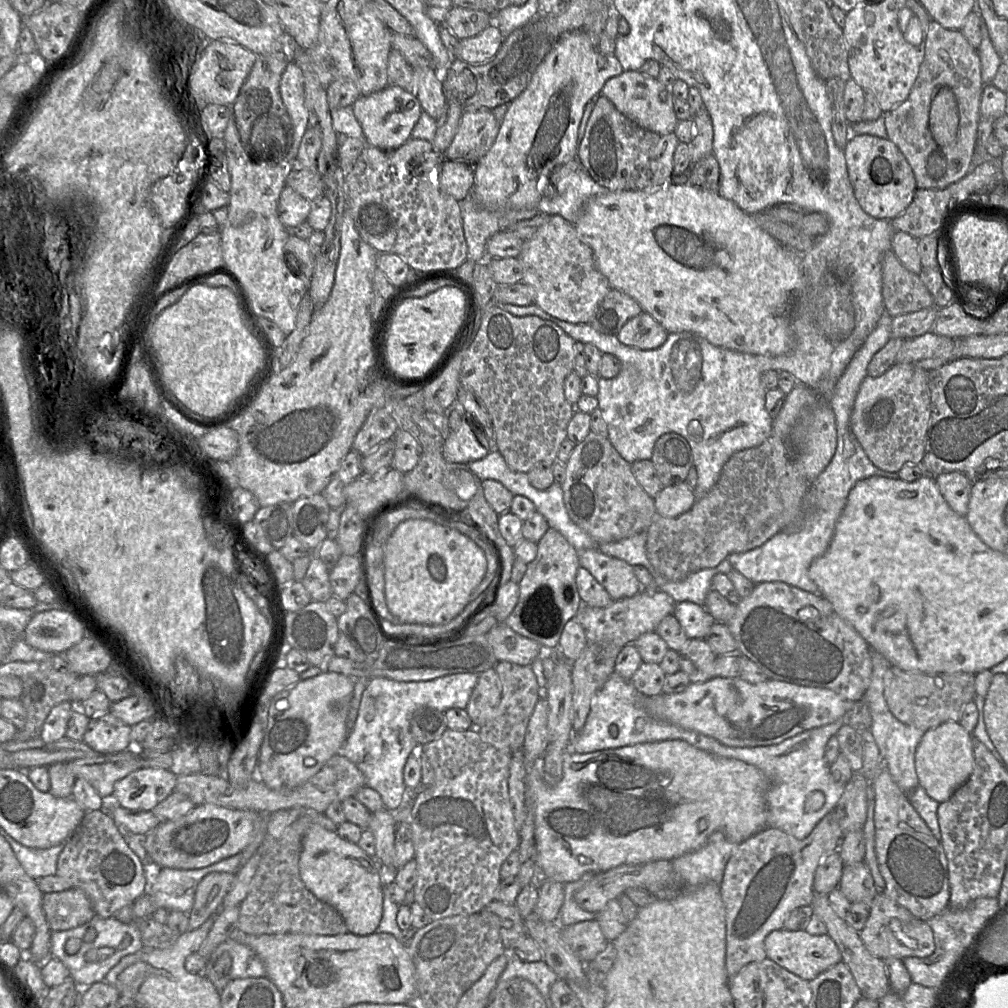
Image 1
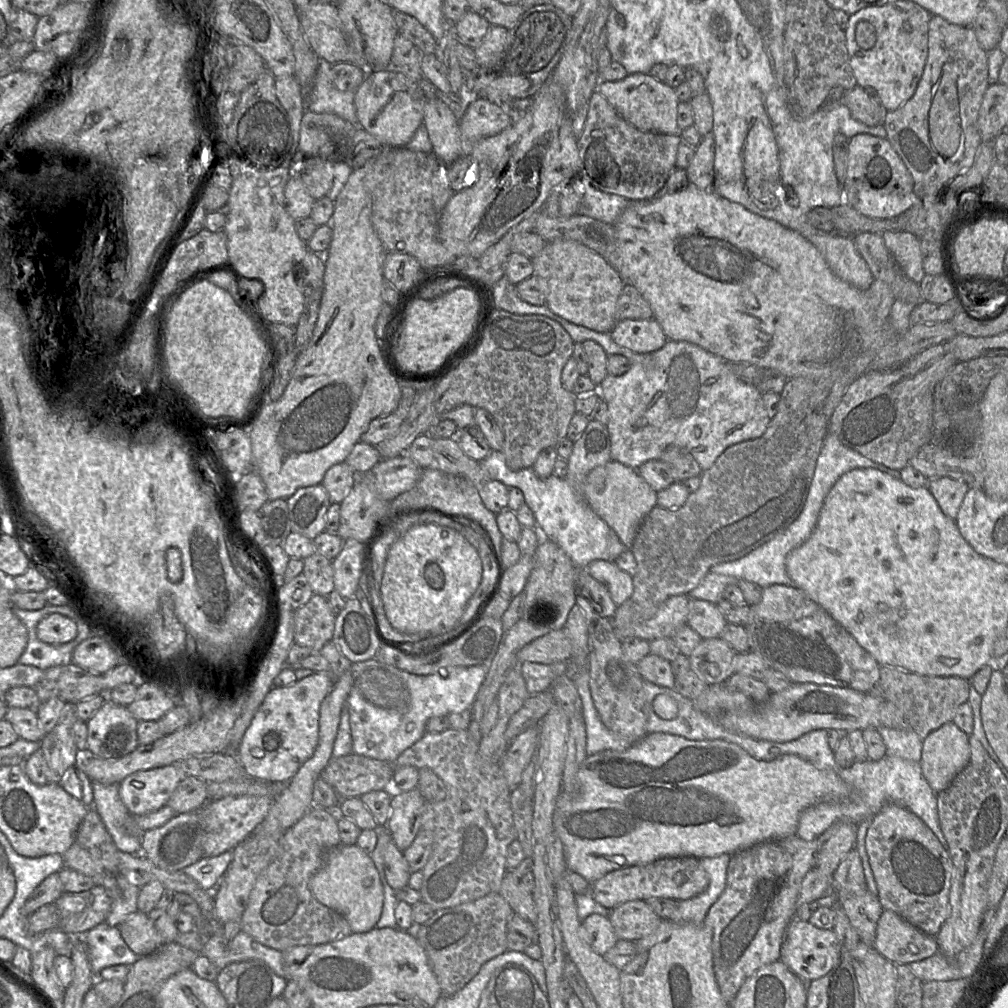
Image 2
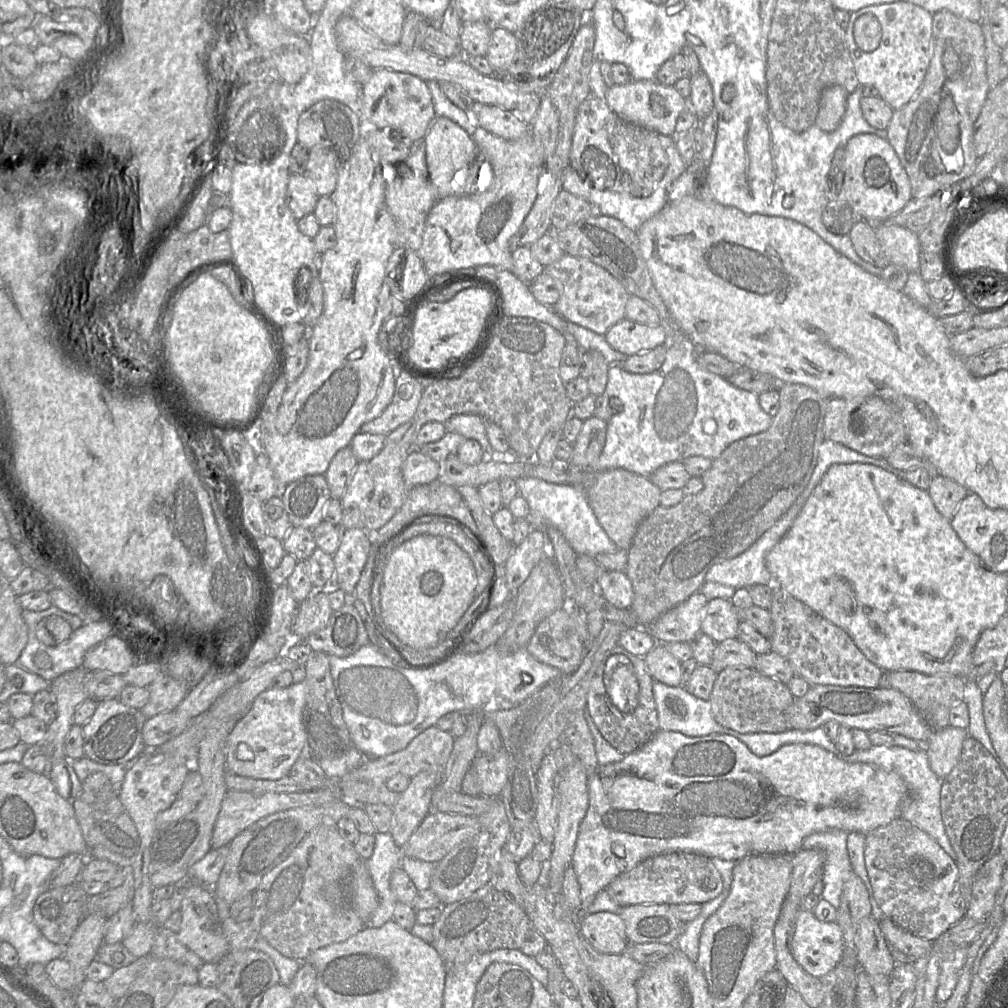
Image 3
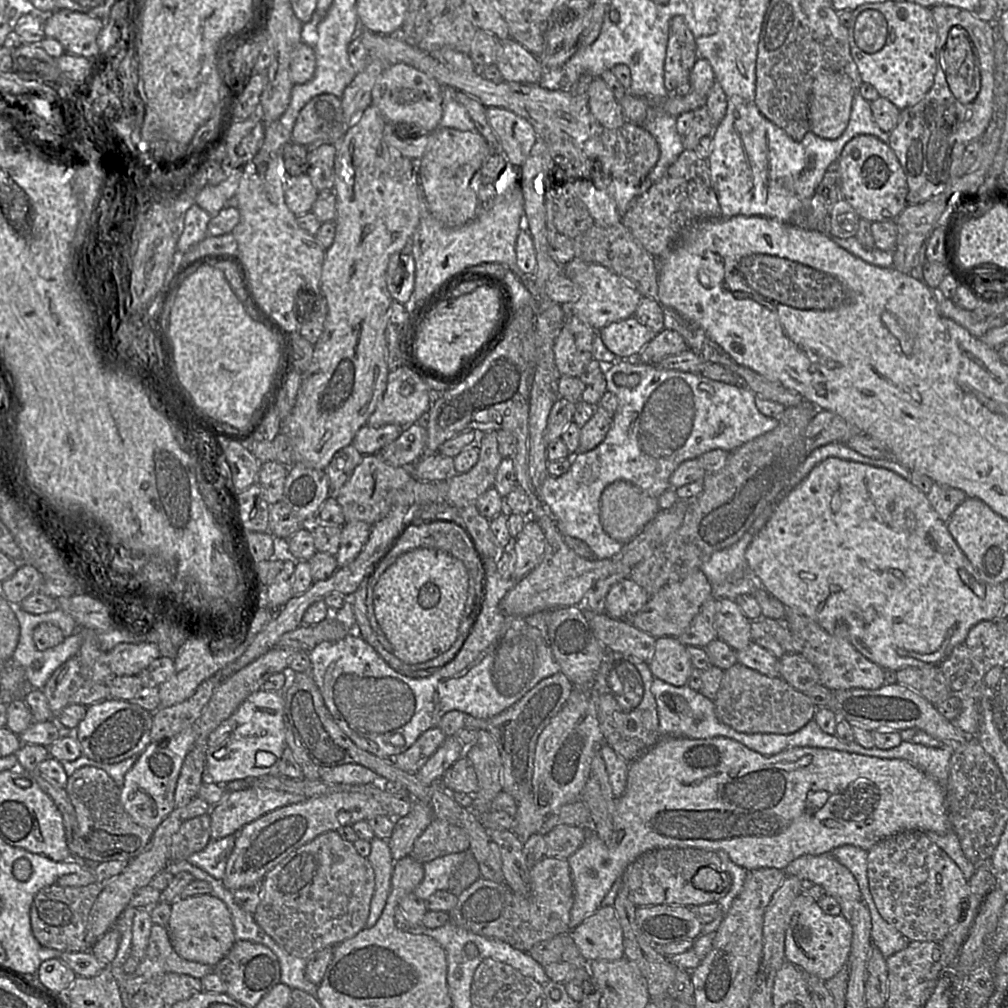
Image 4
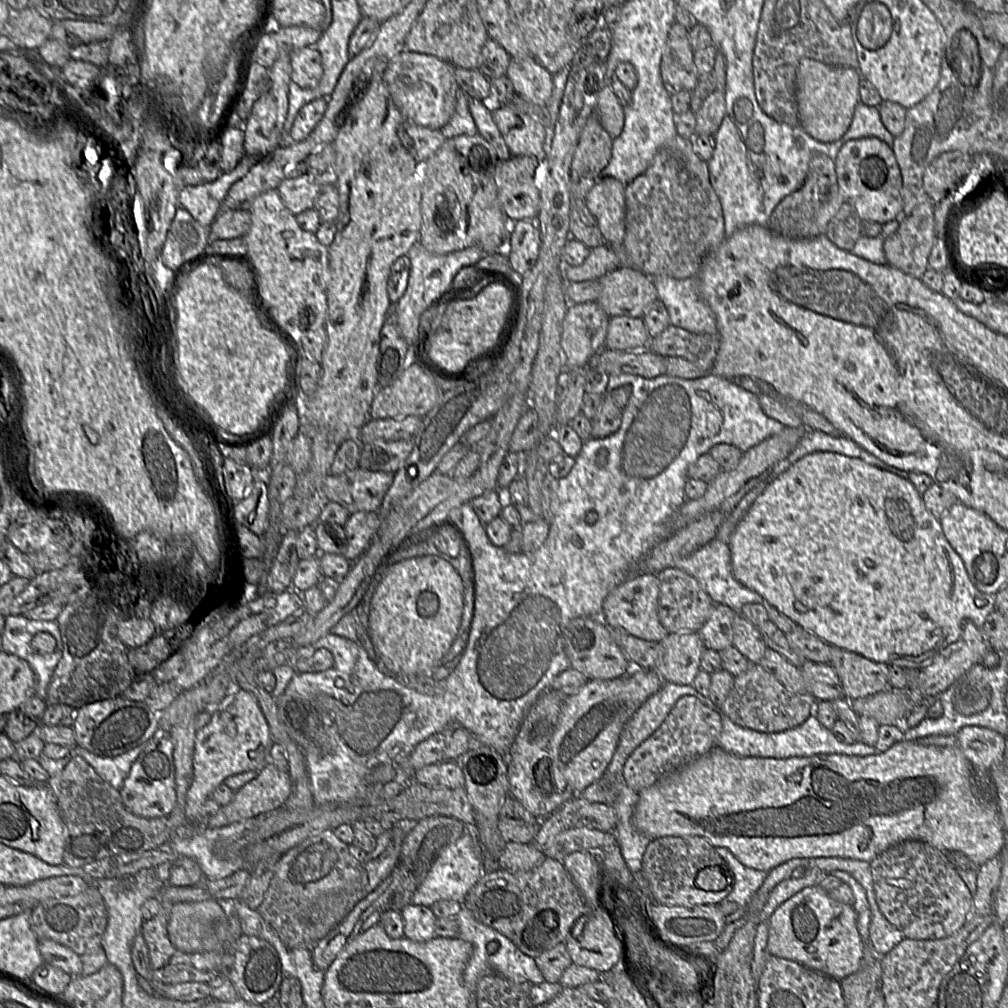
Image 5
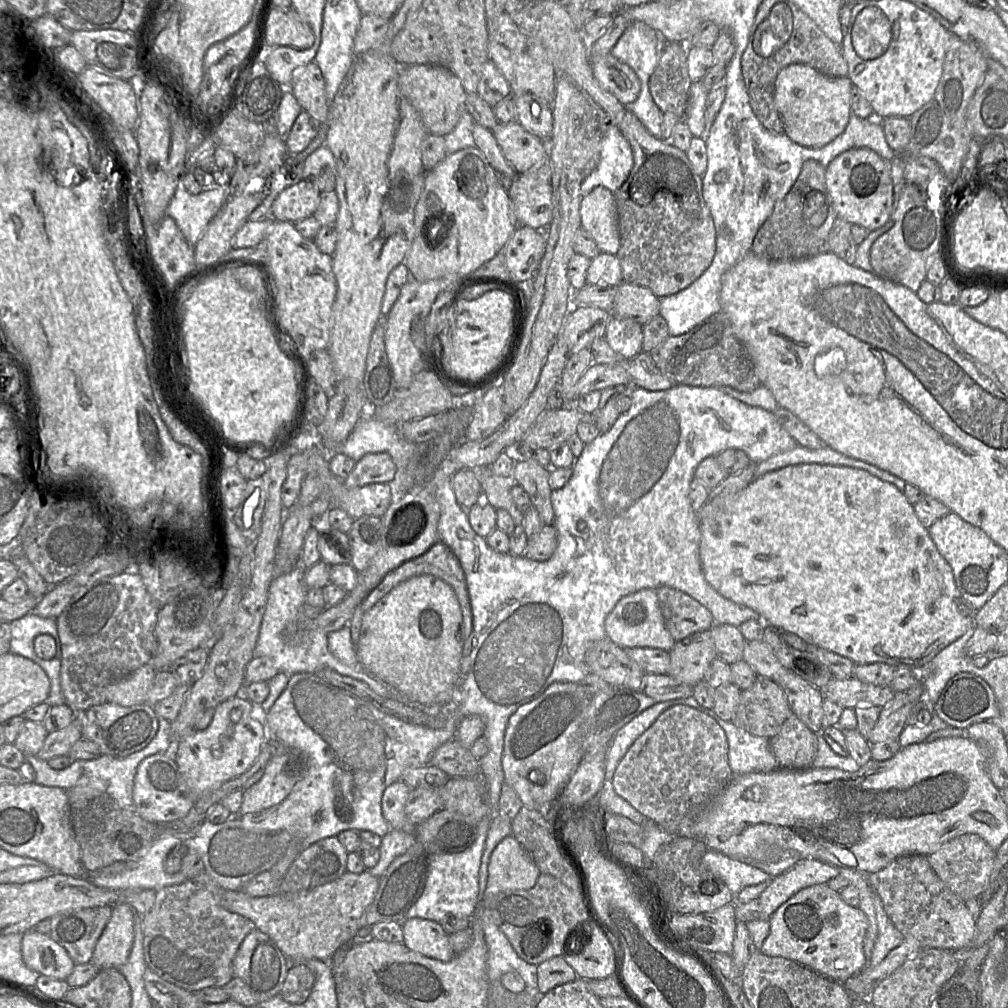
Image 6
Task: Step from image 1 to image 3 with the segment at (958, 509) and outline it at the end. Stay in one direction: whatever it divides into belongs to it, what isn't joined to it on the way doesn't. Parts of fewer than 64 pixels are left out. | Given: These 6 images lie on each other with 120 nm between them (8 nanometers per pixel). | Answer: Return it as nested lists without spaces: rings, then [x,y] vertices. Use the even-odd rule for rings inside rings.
[[[944,476],[933,477],[927,491],[935,508],[947,520],[953,517],[955,510],[969,493],[964,486]]]

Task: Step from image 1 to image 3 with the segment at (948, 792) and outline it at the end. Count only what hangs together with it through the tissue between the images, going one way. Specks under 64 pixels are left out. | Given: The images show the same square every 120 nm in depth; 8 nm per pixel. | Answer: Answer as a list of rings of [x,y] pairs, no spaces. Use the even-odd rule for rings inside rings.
[[[949,724],[945,728],[934,730],[926,740],[929,743],[926,753],[930,768],[943,781],[958,763],[967,736],[967,730]]]

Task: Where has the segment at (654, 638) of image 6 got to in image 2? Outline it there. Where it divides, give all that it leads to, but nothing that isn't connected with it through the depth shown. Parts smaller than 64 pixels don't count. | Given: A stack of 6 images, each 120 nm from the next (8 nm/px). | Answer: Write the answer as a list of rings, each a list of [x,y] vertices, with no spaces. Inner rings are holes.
[[[595,560],[587,566],[587,570],[592,577],[606,586],[617,606],[632,596],[632,576],[621,570],[613,560]]]

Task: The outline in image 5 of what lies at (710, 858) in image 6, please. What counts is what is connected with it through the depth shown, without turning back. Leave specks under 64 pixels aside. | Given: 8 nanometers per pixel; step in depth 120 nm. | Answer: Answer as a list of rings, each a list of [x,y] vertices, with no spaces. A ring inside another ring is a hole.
[[[726,848],[715,849],[732,875],[732,890],[725,900],[737,903],[746,914],[751,898],[763,884],[767,873],[744,866]]]

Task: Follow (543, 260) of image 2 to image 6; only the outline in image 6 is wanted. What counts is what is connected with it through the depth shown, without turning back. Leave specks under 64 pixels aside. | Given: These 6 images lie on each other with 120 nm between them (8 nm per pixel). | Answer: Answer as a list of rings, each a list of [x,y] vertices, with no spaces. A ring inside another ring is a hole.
[[[622,282],[616,287],[611,314],[628,317],[641,325],[659,314],[660,299],[647,287]]]

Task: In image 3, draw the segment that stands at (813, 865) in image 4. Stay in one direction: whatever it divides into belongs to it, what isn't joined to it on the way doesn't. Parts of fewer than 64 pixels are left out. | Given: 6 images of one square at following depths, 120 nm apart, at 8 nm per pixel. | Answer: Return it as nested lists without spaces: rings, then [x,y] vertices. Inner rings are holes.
[[[830,830],[813,833],[802,843],[802,849],[817,849],[825,856],[821,881],[824,883],[822,899],[838,908],[846,881],[855,874],[849,859],[847,839],[849,832]]]

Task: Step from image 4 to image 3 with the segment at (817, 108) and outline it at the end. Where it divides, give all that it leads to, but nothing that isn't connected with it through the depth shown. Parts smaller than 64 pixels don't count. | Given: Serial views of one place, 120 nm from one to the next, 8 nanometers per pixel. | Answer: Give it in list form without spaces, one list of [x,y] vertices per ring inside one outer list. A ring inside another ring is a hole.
[[[838,85],[823,90],[814,123],[820,130],[831,133],[840,126],[846,111],[847,96],[848,92]]]

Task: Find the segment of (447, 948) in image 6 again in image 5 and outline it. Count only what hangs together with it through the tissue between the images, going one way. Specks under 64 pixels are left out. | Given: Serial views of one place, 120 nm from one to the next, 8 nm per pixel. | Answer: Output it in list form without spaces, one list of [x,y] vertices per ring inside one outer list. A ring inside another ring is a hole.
[[[410,903],[401,911],[404,937],[415,942],[427,942],[435,938],[436,917],[431,908]]]

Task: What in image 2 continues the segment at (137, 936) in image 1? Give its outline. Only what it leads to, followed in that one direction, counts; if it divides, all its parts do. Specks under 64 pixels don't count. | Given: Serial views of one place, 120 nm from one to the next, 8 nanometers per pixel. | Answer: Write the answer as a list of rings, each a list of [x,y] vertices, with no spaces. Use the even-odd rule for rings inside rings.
[[[102,923],[85,932],[68,934],[71,937],[72,945],[76,942],[84,942],[88,947],[88,957],[90,968],[93,976],[98,978],[102,969],[114,965],[131,966],[141,957],[136,955],[125,943],[118,927],[111,927],[106,923]],[[121,947],[123,954],[118,954],[117,949]]]

